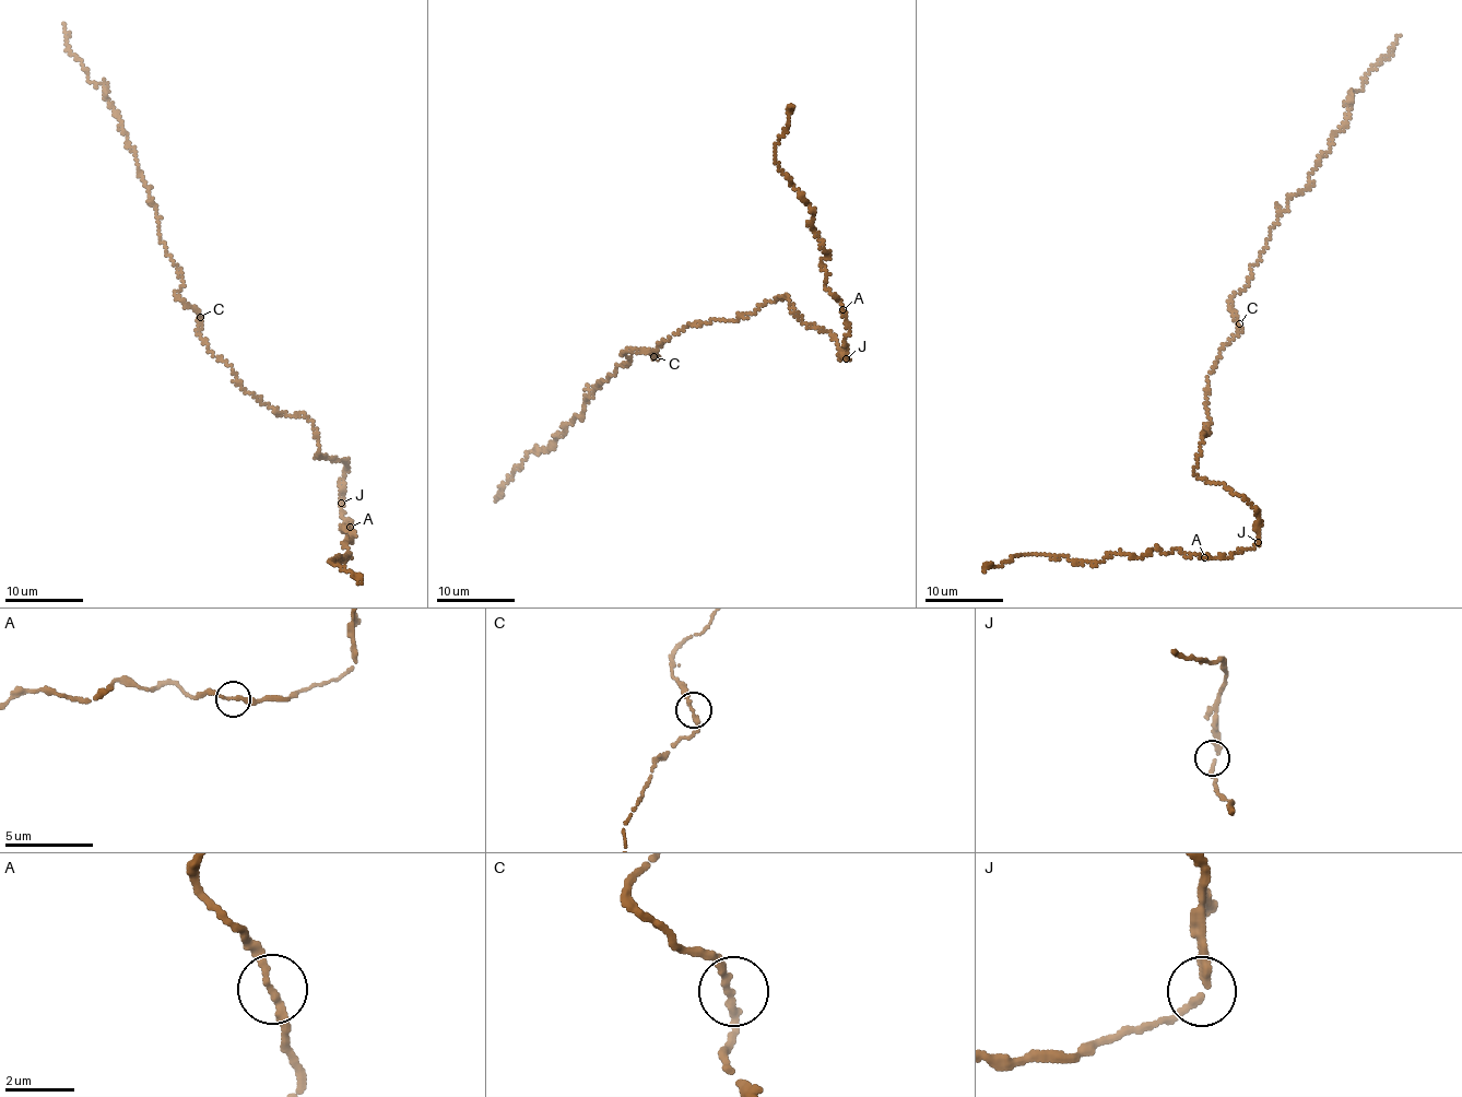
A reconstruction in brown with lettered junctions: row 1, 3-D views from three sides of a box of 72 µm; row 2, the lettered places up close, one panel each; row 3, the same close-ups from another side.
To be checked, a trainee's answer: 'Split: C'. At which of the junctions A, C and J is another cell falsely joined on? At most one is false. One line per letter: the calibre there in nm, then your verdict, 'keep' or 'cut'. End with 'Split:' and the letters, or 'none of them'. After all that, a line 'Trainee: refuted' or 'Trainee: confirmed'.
A: calibre 240 nm; keep
C: calibre 240 nm; keep
J: calibre 240 nm; keep
Split: none of them
Trainee: refuted

